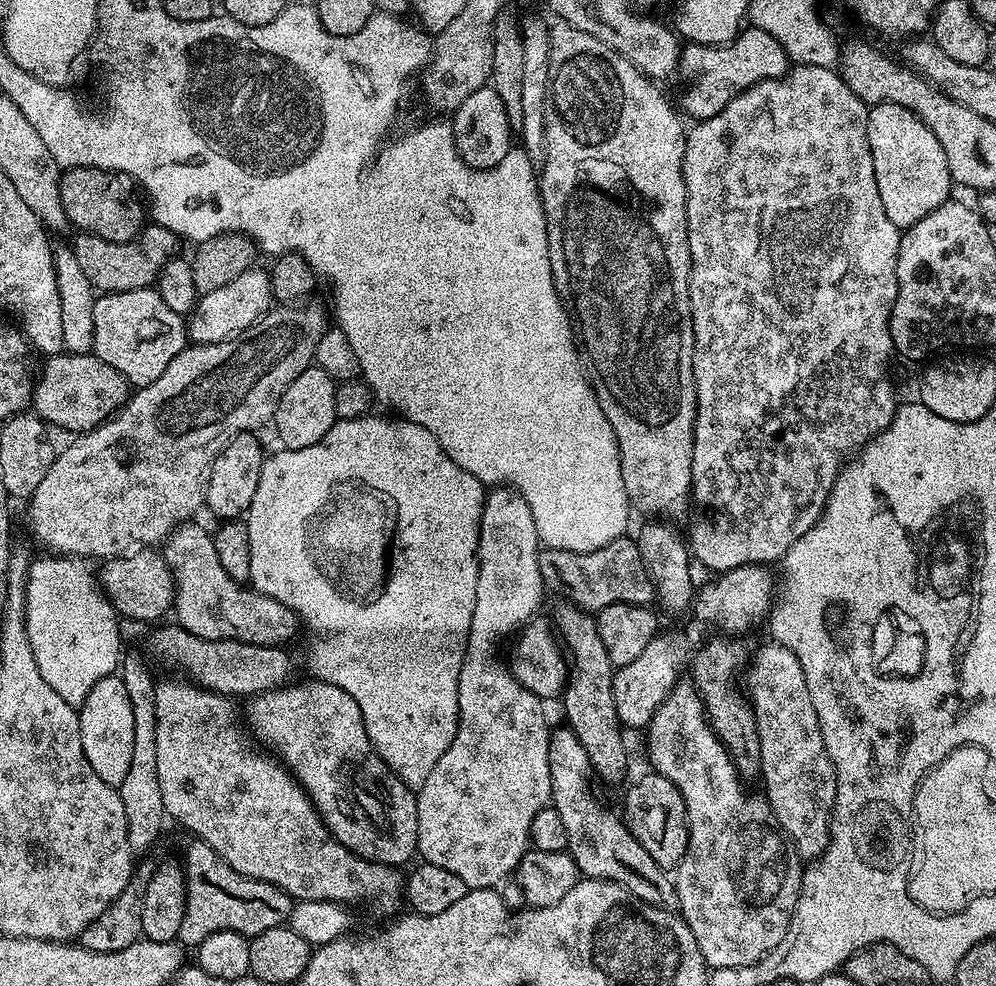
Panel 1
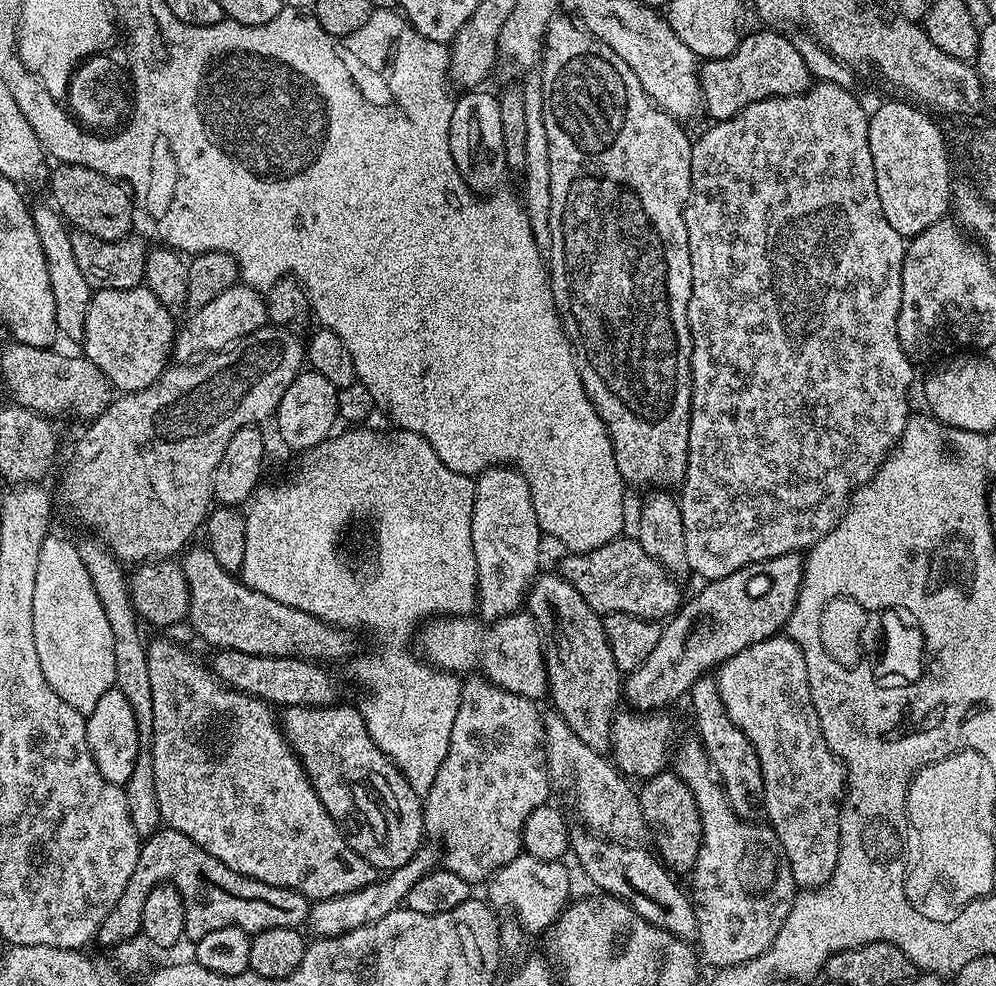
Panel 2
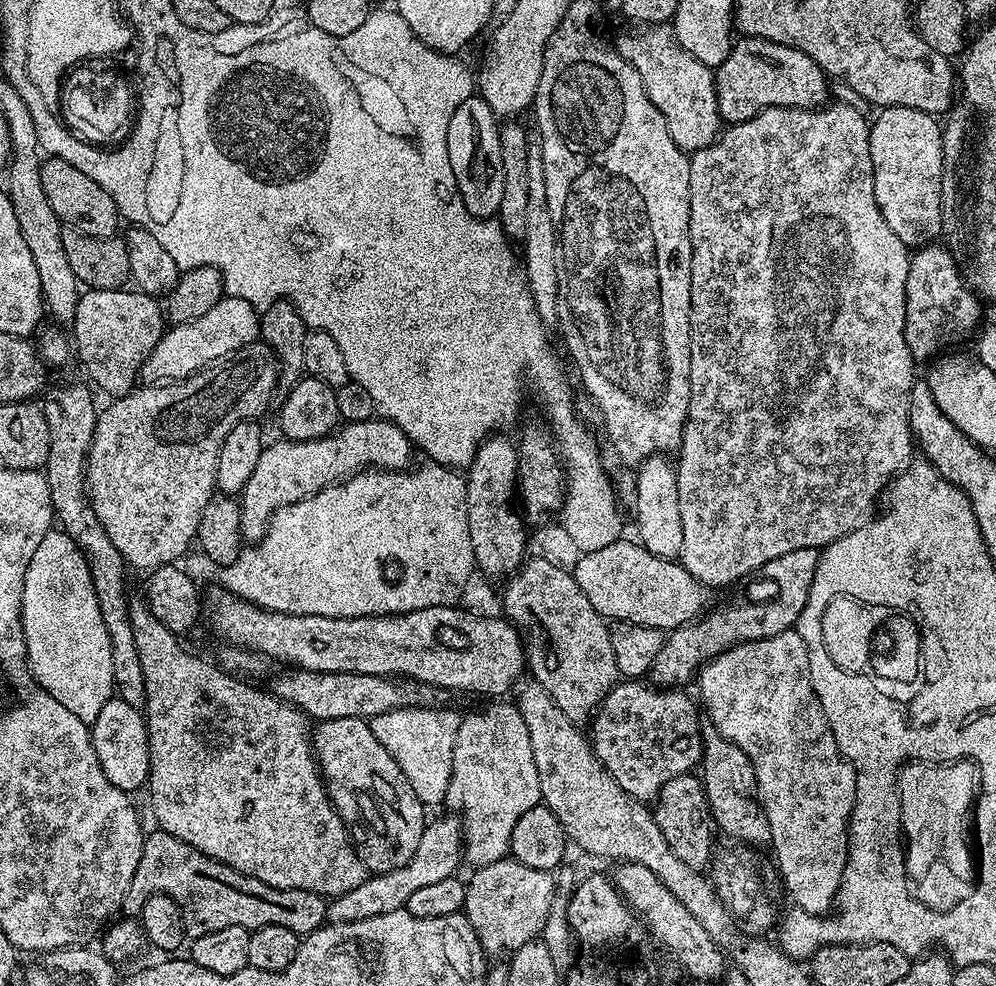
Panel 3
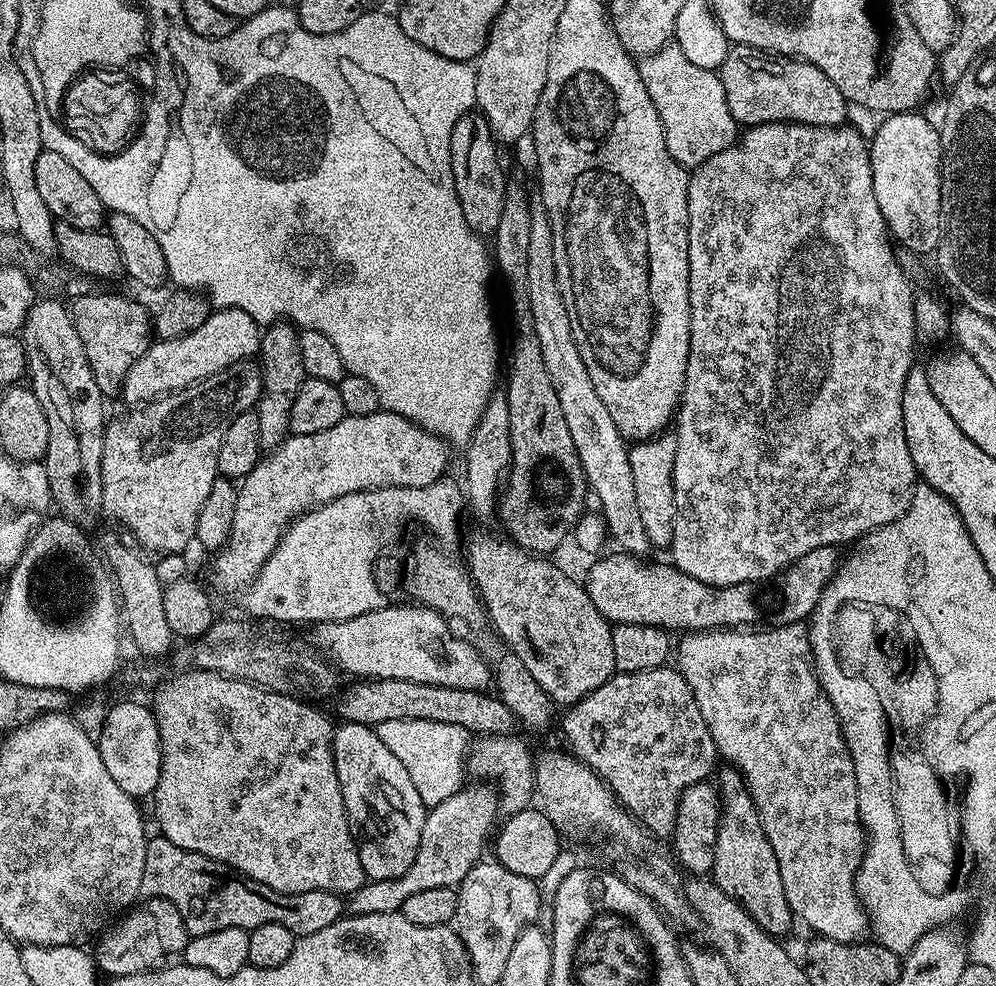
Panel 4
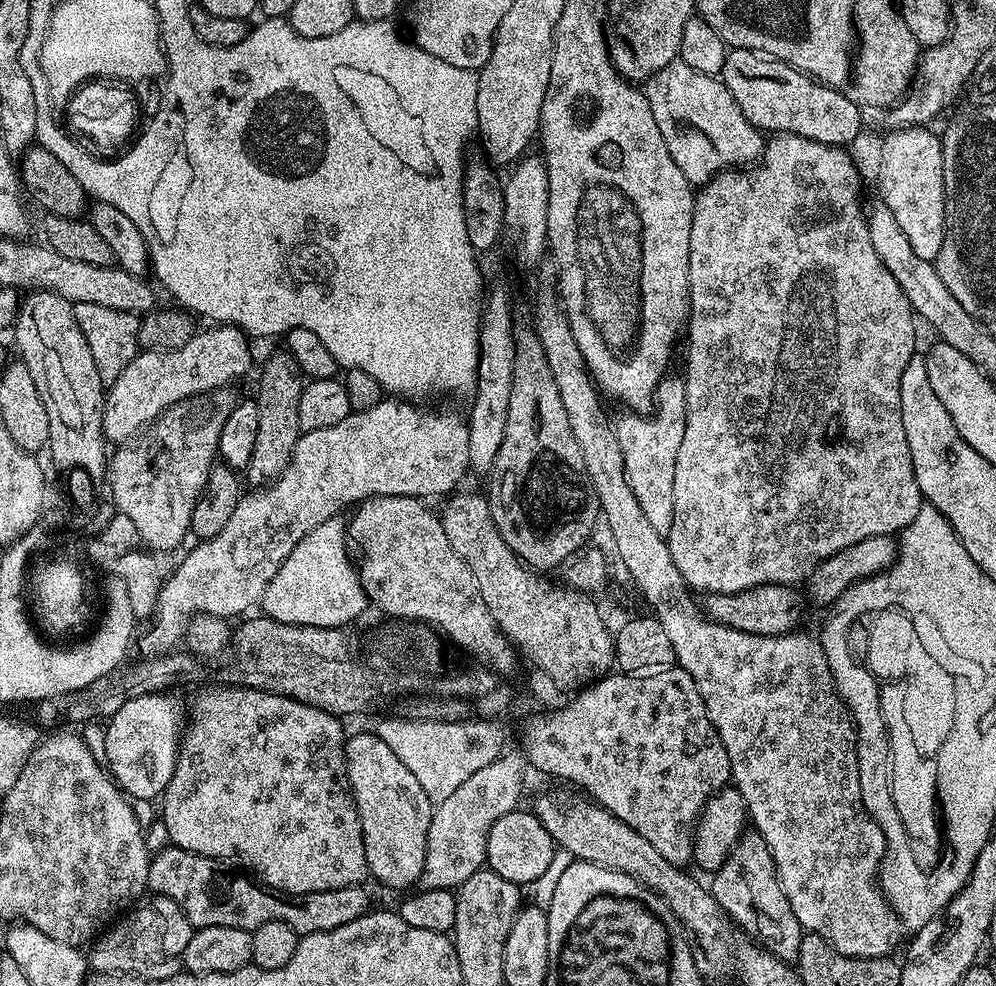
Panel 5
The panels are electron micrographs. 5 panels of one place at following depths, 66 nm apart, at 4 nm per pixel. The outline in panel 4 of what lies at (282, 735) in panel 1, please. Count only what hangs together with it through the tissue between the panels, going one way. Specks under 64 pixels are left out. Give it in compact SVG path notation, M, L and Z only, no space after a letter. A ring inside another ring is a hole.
M347 722L335 725L332 761L349 821L368 828L358 836L365 877L368 880L389 880L406 874L406 870L414 866L414 858L420 849L426 815L422 798L418 798L410 774L406 774L406 766L390 754L382 738L378 738L375 727Z

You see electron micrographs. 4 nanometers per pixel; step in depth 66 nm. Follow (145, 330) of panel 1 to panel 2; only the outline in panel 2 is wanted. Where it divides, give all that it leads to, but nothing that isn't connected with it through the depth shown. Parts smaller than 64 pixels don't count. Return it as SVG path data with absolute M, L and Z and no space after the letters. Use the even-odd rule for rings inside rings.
M147 286L139 288L117 288L95 289L90 298L90 308L86 310L86 330L82 341L82 355L112 383L117 393L137 392L146 386L150 386L163 374L164 369L169 367L170 357L174 352L178 324L172 321L169 305L158 302L154 294Z

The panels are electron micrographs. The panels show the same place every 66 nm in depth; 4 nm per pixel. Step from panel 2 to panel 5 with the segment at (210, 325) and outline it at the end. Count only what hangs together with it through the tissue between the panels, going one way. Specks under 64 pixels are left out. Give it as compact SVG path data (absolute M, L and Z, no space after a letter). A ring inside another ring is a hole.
M233 324L208 326L178 350L169 352L141 351L118 374L104 397L104 439L120 446L139 437L144 429L157 420L167 408L191 396L211 394L215 388L229 387L239 376L248 372L252 352L248 349L249 337Z

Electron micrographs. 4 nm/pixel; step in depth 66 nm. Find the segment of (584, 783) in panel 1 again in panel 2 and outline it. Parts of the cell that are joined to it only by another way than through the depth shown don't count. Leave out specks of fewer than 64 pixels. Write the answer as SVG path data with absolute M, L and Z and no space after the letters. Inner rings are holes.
M583 826L570 832L570 852L580 863L580 868L597 884L601 893L616 896L631 904L632 909L648 924L658 926L681 938L696 936L696 910L689 893L675 884L673 873L644 846L633 846L628 842L605 840Z

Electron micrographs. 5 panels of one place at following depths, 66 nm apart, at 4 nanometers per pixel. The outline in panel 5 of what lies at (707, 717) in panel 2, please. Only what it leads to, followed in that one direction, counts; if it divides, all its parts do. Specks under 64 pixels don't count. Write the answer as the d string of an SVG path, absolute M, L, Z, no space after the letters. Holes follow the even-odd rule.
M745 831L732 845L724 864L711 880L712 897L729 921L748 935L745 937L751 938L767 952L773 952L780 960L794 962L798 958L802 929L798 918L794 918L794 910L790 910L790 902L786 902L786 894L776 877L770 846L766 846L759 832Z

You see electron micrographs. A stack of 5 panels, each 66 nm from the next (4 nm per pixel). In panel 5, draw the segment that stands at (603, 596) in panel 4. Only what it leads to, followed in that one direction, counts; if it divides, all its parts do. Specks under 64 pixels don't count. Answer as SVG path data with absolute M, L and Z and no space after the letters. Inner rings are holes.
M763 584L757 588L745 588L744 591L734 594L705 595L702 608L716 623L725 624L734 630L759 636L781 636L801 627L800 619L804 616L806 600L796 591L797 589L790 584Z

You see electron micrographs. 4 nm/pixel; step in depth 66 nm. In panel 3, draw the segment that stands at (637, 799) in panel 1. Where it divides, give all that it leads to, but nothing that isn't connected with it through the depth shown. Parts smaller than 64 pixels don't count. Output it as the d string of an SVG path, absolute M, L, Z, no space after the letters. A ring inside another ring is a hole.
M696 774L670 778L660 795L655 797L654 815L658 830L662 830L662 838L666 838L670 850L674 850L674 854L678 854L678 858L682 858L682 862L686 862L686 866L690 866L695 872L704 872L714 856L714 825L712 809L708 807L708 799L704 793L703 779Z

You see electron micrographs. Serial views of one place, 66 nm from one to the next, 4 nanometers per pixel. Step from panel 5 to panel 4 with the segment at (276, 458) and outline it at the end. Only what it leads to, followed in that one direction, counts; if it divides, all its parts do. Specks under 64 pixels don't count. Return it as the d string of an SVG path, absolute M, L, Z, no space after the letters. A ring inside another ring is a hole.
M287 322L269 324L260 333L258 363L262 390L254 411L258 414L258 434L261 449L264 450L278 447L290 435L290 410L294 407L294 398L298 398L298 390L306 379L302 366L302 350L298 350L299 337L299 331Z

